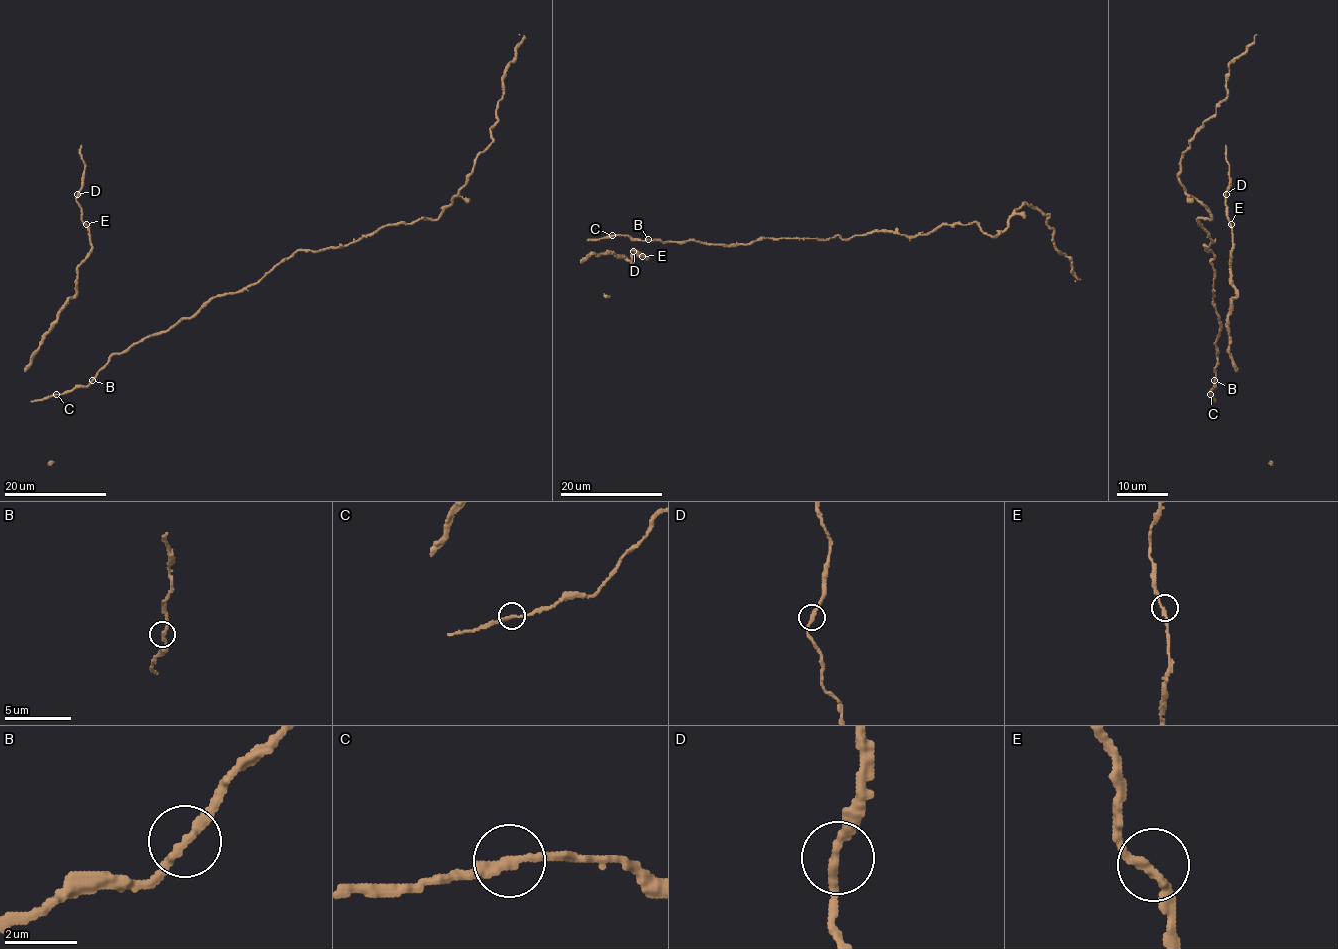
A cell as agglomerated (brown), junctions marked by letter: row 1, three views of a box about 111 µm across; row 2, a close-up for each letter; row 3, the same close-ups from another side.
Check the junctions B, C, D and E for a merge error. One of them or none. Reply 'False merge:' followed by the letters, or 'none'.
False merge: none

